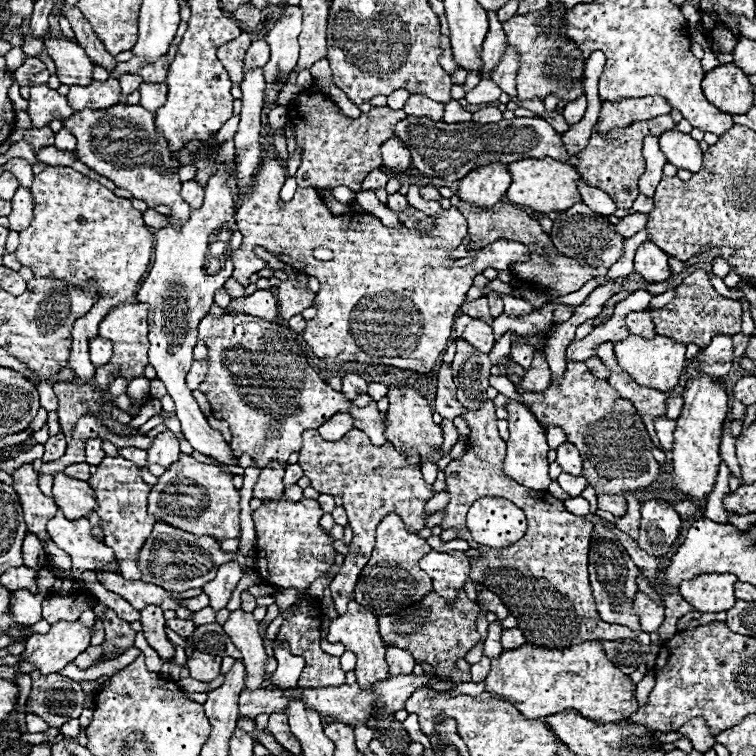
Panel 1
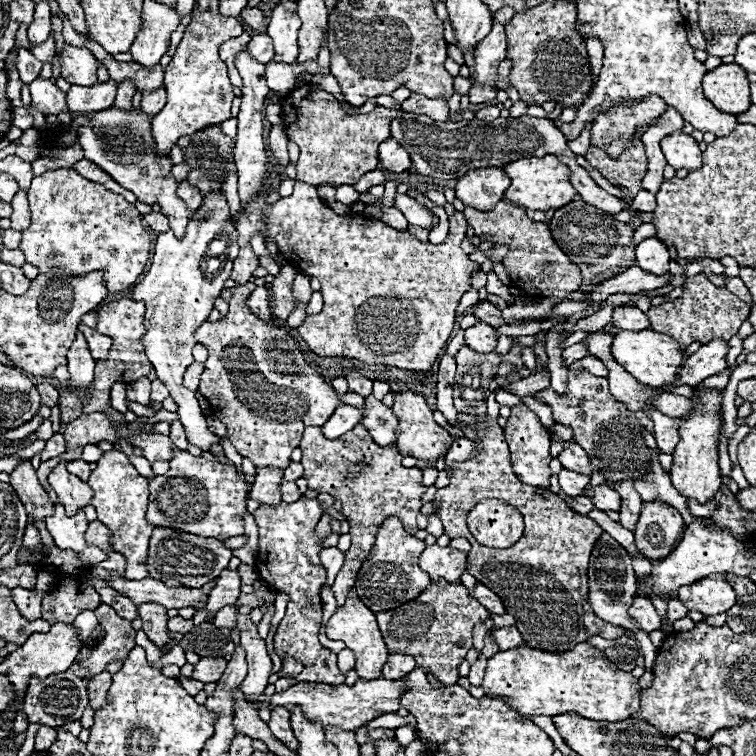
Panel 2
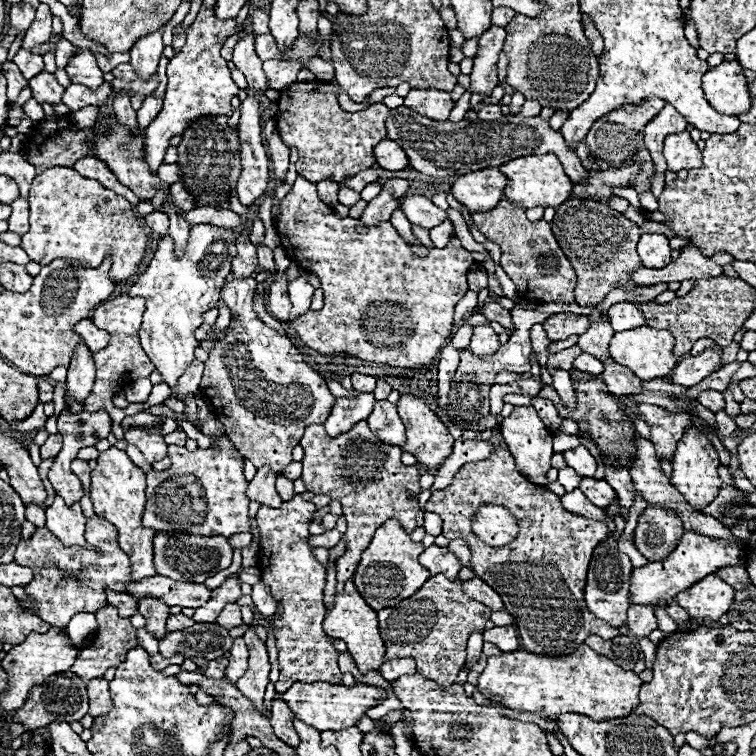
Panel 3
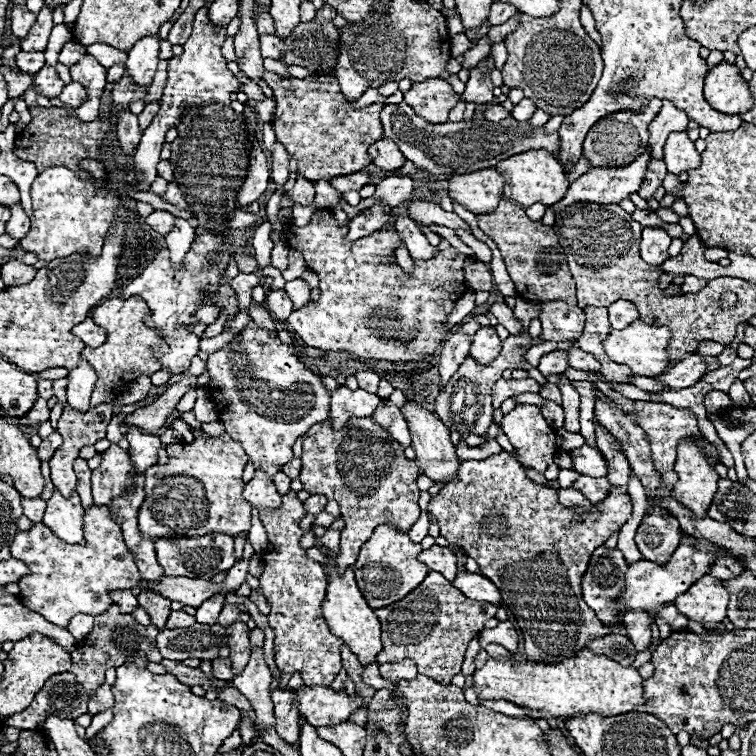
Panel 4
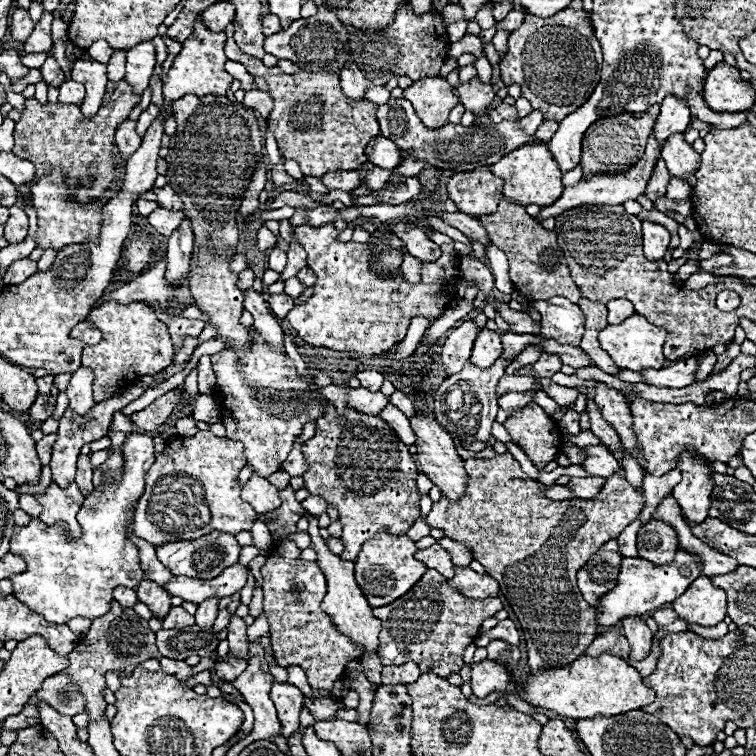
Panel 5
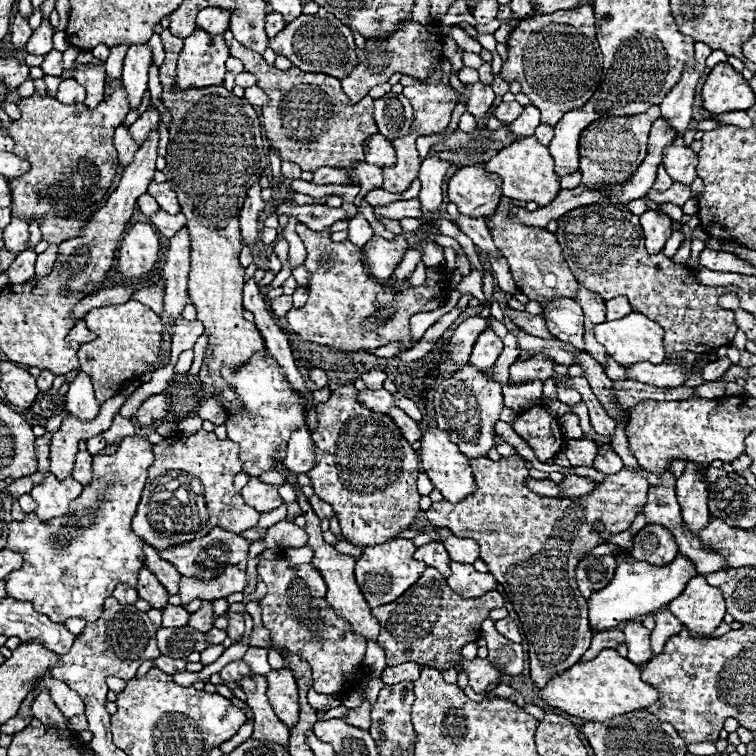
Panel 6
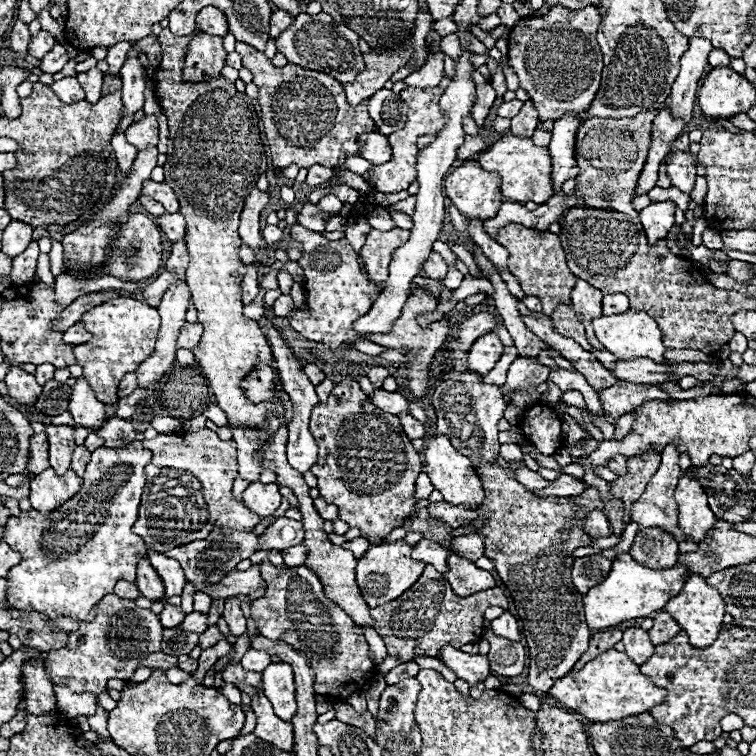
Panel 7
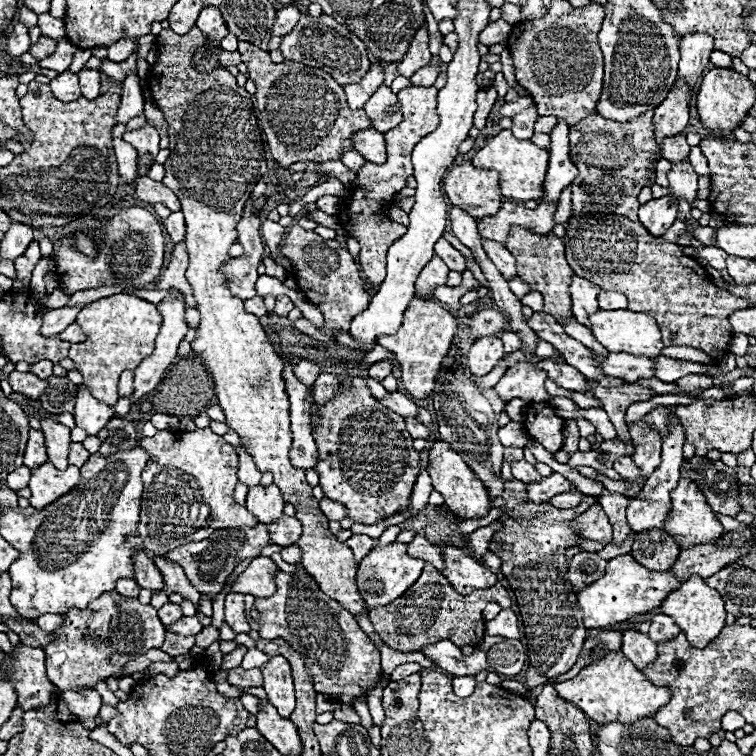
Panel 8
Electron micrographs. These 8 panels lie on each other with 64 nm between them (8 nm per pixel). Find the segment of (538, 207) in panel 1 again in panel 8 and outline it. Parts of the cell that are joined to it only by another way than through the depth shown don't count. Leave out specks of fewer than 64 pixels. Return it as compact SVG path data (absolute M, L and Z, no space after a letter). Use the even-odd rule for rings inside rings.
M502 130L498 136L494 136L484 148L476 152L472 158L472 164L482 170L496 170L500 176L500 194L510 200L528 202L528 200L540 200L542 198L542 180L546 176L548 168L548 150L538 148L530 140L518 140L514 138L512 130Z

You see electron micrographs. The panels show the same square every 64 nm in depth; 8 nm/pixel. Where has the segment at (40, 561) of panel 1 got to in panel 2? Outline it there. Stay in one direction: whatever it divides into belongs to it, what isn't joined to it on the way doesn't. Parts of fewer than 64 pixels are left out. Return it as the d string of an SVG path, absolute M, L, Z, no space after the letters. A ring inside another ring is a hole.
M28 524L26 530L24 530L24 546L38 546L40 544L40 534L38 534L38 528L34 528L34 524Z

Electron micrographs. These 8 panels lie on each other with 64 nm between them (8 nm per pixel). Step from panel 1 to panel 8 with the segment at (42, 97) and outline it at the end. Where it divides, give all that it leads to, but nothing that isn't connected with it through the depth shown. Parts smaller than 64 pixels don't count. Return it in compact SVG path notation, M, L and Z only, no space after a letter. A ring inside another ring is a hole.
M64 38L64 40L58 42L56 52L54 52L50 58L44 58L44 60L40 62L40 66L42 66L42 68L48 68L48 70L54 70L54 72L64 72L64 70L70 68L76 50L78 50L78 48L76 48L68 38Z

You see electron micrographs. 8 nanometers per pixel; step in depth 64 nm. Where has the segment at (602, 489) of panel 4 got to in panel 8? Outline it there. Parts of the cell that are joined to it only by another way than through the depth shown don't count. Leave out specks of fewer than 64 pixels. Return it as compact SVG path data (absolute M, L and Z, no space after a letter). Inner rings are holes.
M554 472L552 476L544 476L540 482L530 482L526 484L526 498L528 500L538 500L540 502L548 502L550 496L566 492L568 488L572 488L572 484L558 472Z

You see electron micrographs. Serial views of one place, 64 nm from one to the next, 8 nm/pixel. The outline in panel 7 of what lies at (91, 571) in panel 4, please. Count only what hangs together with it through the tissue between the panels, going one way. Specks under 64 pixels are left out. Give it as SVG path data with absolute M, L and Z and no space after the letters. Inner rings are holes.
M140 440L130 442L124 448L98 448L92 452L92 460L82 476L82 488L76 496L66 500L56 512L40 514L36 510L20 512L20 516L10 516L4 528L4 542L22 554L18 566L10 568L8 580L8 604L20 612L38 612L48 618L70 616L78 620L92 620L94 606L102 596L114 592L118 580L136 580L136 566L142 556L146 556L144 540L132 532L134 520L138 518L140 496L144 488L144 466L152 460L152 452L142 446Z

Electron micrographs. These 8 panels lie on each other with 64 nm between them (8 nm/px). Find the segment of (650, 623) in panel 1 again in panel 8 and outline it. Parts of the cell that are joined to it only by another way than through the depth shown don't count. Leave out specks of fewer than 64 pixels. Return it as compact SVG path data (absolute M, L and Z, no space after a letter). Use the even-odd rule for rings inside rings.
M628 630L622 636L622 654L642 670L646 668L646 664L656 660L658 650L656 650L656 642L650 640L646 634L640 634L638 630Z

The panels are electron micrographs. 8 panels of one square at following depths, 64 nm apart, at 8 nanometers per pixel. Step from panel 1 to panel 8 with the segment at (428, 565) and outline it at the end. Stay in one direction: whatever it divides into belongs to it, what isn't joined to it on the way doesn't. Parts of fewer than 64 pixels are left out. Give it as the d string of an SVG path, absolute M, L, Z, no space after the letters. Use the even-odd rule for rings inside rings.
M416 534L414 540L408 544L408 554L414 558L420 558L424 562L432 562L438 570L444 568L444 560L442 560L442 550L434 544L430 544L424 536Z

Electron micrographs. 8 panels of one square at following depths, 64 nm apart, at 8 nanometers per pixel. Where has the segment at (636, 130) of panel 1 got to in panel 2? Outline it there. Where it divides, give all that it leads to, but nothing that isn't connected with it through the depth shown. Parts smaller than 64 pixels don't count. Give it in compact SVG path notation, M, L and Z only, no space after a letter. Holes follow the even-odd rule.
M638 128L634 134L634 142L628 150L622 152L622 156L614 162L604 150L590 146L590 150L584 154L584 158L590 162L592 168L596 168L604 178L610 180L610 184L624 188L628 194L636 196L642 190L642 176L648 170L648 160L644 146L640 142L640 136L644 134L644 128Z

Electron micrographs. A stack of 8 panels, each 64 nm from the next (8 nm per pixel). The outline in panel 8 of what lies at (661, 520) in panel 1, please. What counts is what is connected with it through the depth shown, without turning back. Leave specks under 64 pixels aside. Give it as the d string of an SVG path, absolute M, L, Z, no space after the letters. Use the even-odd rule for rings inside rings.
M652 528L652 530L636 534L630 554L644 568L670 570L680 554L680 546L664 530Z

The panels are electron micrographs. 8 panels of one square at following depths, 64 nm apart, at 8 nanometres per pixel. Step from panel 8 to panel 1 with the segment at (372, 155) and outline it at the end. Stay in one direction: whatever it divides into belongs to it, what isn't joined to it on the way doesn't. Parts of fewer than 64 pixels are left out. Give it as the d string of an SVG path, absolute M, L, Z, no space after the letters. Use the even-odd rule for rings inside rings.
M390 138L380 146L382 152L382 160L384 166L396 174L404 172L410 166L410 152L408 148L398 140L398 138Z

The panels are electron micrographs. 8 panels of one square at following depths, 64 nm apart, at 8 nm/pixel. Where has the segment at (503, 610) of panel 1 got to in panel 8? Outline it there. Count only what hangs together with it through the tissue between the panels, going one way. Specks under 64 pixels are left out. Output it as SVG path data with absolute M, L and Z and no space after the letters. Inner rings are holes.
M446 546L442 558L444 558L442 574L460 594L470 594L478 588L490 588L498 580L496 574L492 574L488 566L472 558L466 548Z

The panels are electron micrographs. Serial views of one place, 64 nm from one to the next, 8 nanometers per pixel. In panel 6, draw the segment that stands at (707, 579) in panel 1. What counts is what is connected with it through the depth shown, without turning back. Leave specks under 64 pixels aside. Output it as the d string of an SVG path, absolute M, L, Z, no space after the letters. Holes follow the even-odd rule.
M700 574L686 584L682 596L668 604L668 610L684 624L688 632L700 638L710 638L726 614L722 592L710 586Z

